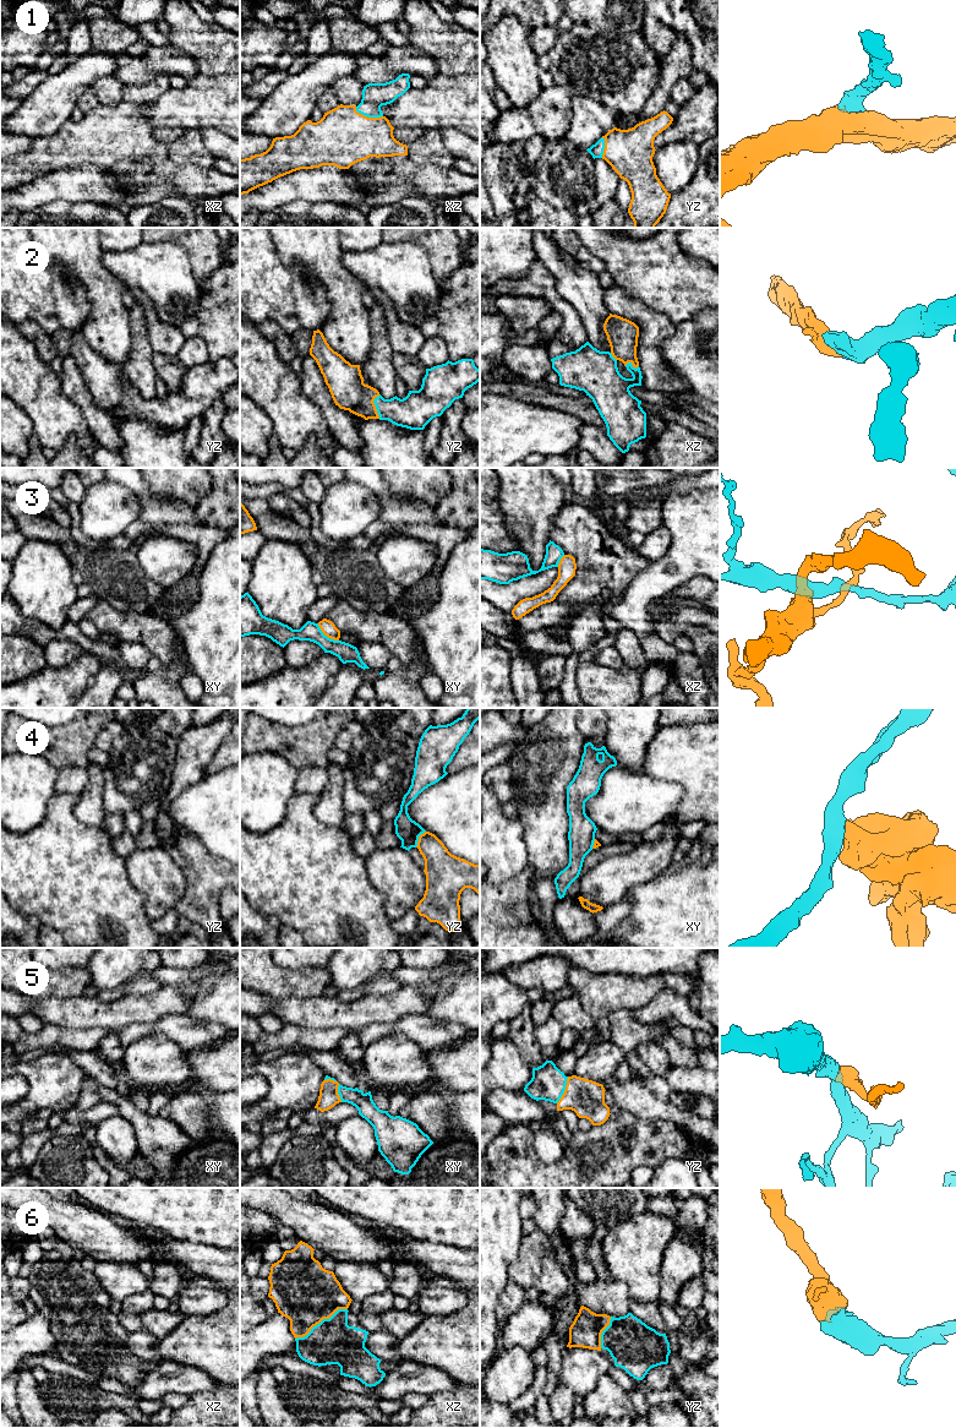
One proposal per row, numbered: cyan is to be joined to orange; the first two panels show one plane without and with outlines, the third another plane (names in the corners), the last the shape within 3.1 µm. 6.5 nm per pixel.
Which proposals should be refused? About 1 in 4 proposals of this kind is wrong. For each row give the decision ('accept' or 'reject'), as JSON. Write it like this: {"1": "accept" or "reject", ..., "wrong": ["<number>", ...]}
{"1": "accept", "2": "accept", "3": "reject", "4": "reject", "5": "reject", "6": "accept", "wrong": ["3", "4", "5"]}

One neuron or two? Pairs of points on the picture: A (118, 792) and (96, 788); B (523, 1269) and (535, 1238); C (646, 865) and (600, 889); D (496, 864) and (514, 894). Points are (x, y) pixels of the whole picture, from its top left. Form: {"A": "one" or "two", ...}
{"A": "two", "B": "one", "C": "one", "D": "two"}

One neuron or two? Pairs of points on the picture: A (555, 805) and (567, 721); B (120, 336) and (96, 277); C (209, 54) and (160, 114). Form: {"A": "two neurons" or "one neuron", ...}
{"A": "one neuron", "B": "one neuron", "C": "one neuron"}

